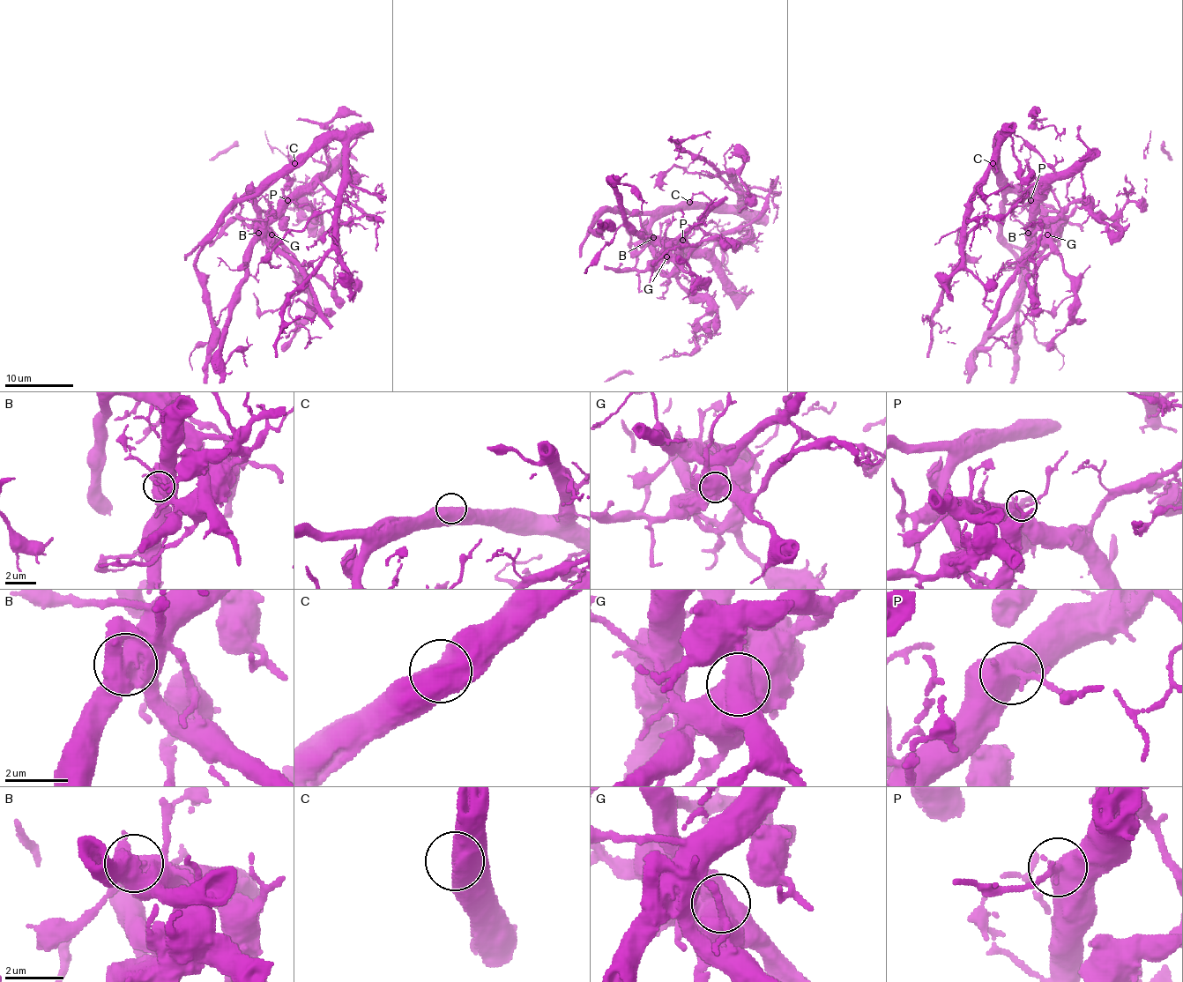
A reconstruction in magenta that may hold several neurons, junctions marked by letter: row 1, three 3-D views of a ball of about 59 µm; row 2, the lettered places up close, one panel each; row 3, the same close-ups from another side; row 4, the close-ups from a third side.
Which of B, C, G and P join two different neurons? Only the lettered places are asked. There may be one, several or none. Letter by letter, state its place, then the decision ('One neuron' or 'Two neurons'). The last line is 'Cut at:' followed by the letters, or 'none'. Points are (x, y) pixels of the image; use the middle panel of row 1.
B: Place: (653, 237). Two neurons
C: Place: (689, 202). One neuron
G: Place: (666, 256). Two neurons
P: Place: (682, 240). One neuron
Cut at: B, G

